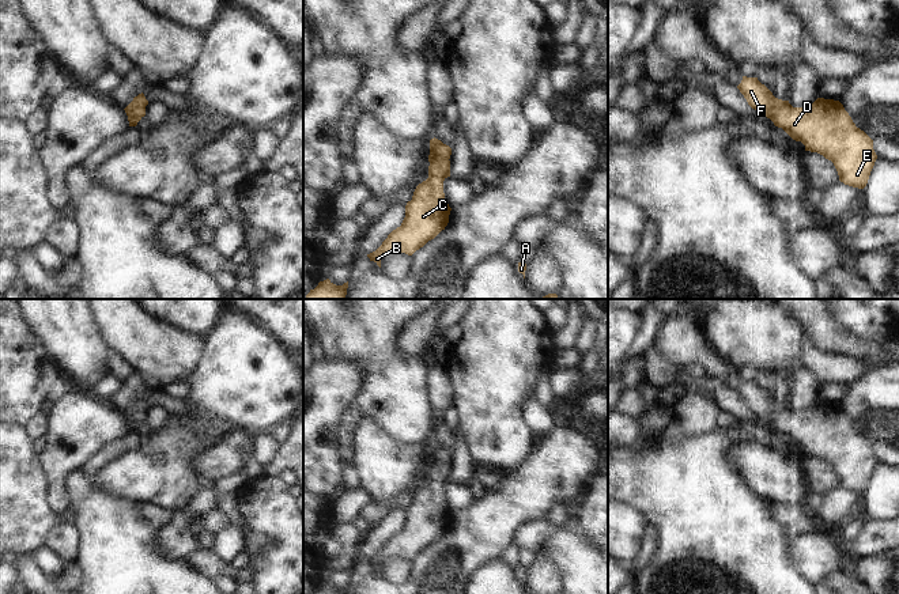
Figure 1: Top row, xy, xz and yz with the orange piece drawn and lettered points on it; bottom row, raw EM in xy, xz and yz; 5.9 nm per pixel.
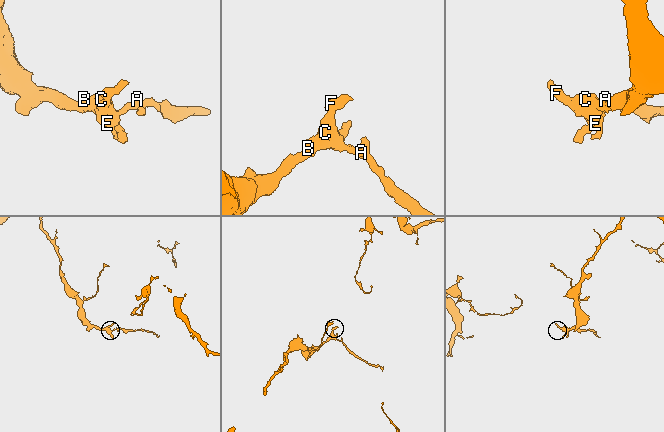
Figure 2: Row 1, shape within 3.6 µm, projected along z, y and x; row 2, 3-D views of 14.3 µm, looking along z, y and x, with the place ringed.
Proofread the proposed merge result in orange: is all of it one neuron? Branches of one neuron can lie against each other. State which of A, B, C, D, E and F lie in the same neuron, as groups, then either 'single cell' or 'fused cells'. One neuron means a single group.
groups A B C D E F; single cell

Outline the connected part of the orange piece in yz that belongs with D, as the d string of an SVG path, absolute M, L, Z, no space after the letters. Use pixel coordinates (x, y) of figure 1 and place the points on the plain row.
M743 381L737 393L752 413L760 420L770 423L775 431L782 432L793 444L801 446L805 450L805 455L817 457L831 465L841 487L858 493L866 491L877 464L873 444L855 431L839 405L817 402L809 410L793 412L789 405L775 402L758 382L747 381Z

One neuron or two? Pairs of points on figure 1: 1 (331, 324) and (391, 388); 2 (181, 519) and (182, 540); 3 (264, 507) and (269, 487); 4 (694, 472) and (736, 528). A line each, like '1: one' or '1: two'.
1: one
2: one
3: one
4: one

